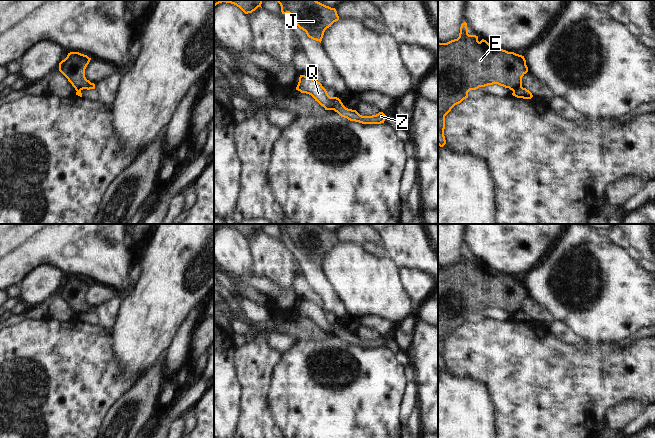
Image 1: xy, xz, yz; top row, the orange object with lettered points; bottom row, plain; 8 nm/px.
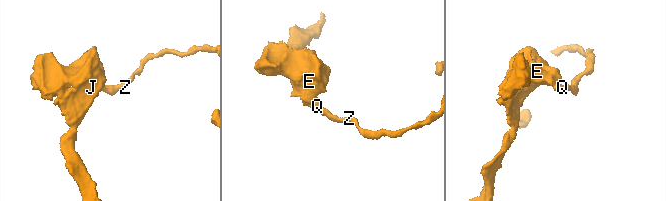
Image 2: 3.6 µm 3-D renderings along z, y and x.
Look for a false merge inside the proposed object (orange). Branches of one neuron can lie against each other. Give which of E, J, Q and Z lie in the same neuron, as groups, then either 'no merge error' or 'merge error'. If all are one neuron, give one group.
E J / Q Z; merge error

